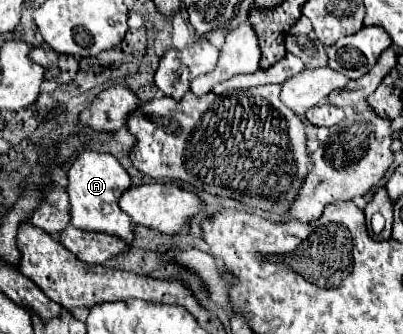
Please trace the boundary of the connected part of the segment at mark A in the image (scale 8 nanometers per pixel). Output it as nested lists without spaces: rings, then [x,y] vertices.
[[[83,151],[73,167],[69,169],[69,201],[71,201],[71,225],[83,231],[99,231],[107,235],[115,235],[125,243],[133,243],[133,223],[119,209],[119,197],[131,187],[129,173],[119,165],[119,161],[109,153]]]

